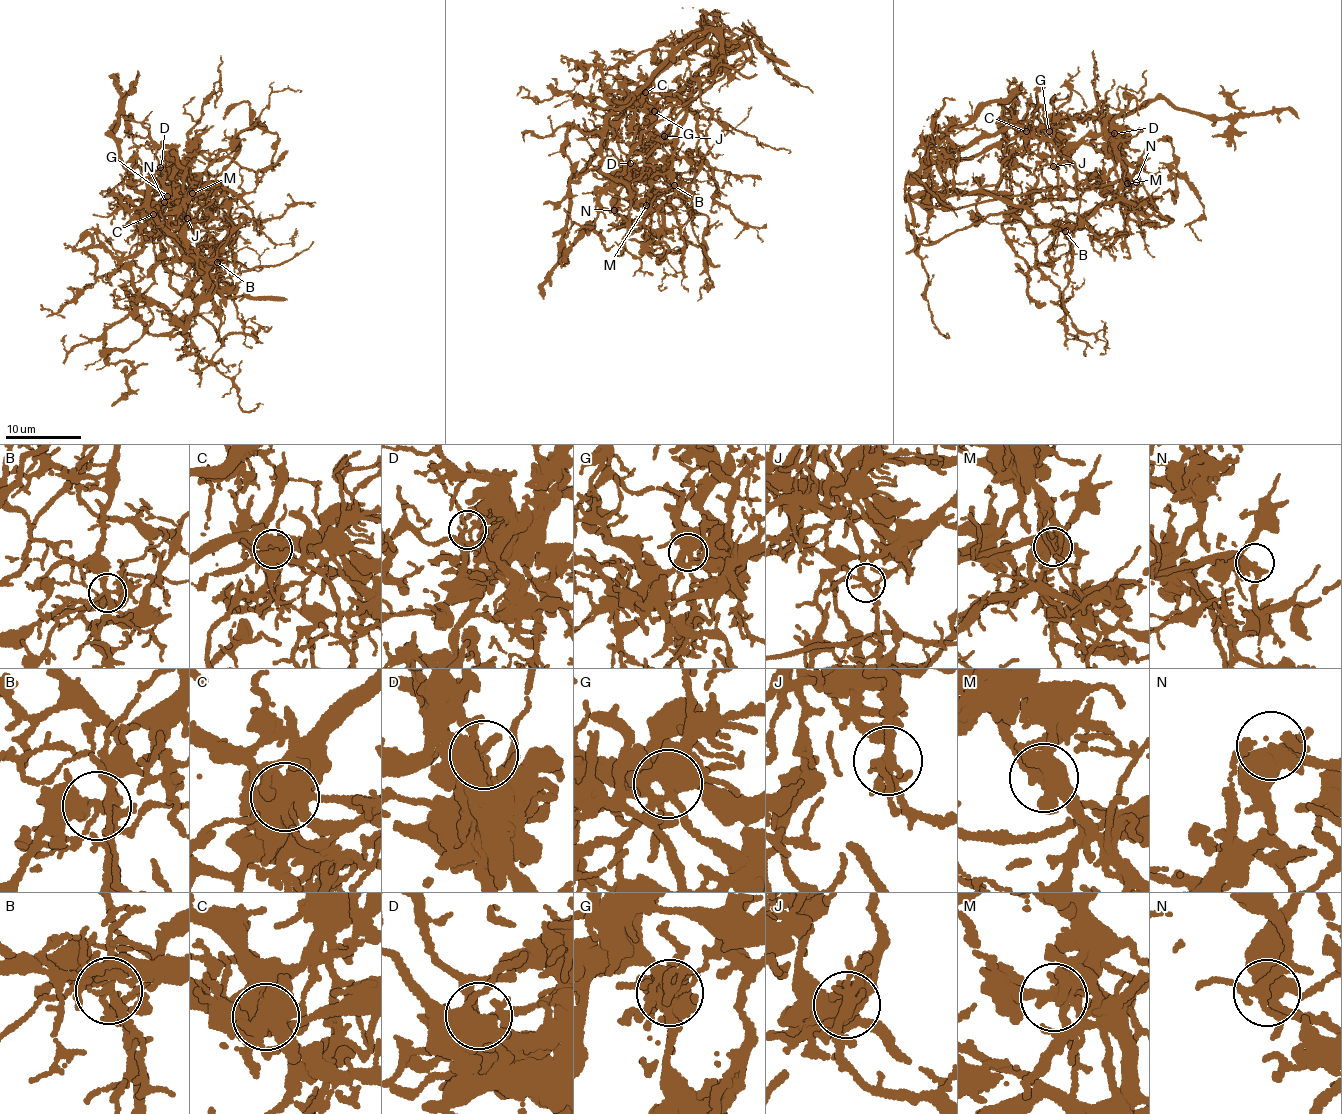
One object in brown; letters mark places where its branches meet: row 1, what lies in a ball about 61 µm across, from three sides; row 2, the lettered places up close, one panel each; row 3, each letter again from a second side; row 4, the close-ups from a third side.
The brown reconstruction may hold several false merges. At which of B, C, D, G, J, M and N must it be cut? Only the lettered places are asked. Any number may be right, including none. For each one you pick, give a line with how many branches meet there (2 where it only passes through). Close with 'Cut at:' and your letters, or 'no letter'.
B: 6 branches meet
C: 7 branches meet
G: 8 branches meet
J: 5 branches meet
M: 5 branches meet
Cut at: B, C, G, J, M

